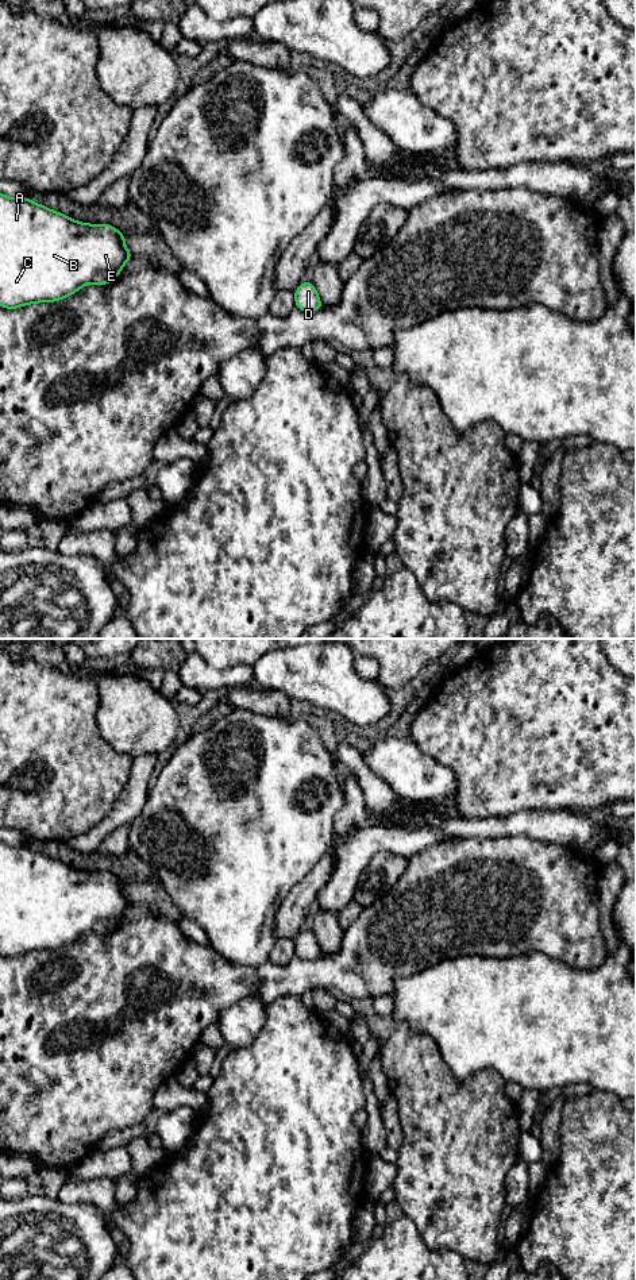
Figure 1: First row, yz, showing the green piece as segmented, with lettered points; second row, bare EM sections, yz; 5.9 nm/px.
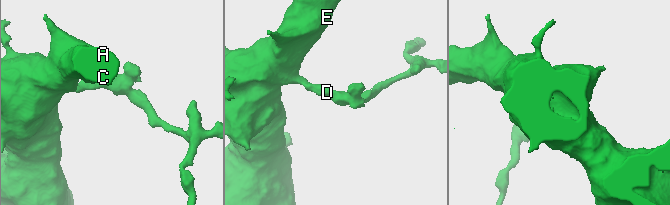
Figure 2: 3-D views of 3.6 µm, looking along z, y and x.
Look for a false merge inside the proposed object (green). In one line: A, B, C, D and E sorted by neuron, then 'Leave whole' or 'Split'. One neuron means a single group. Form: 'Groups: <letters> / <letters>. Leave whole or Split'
Groups: A B C D E. Leave whole

